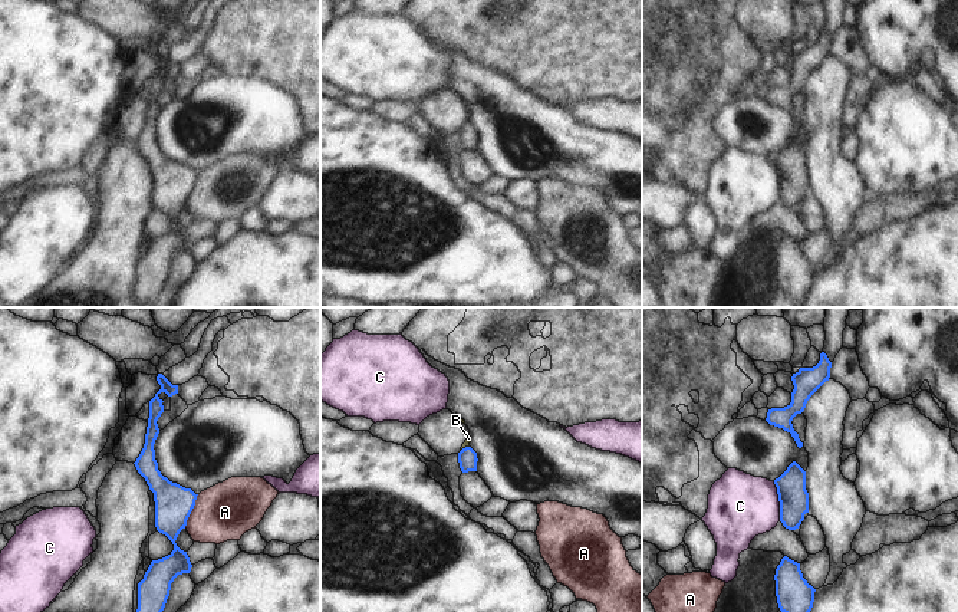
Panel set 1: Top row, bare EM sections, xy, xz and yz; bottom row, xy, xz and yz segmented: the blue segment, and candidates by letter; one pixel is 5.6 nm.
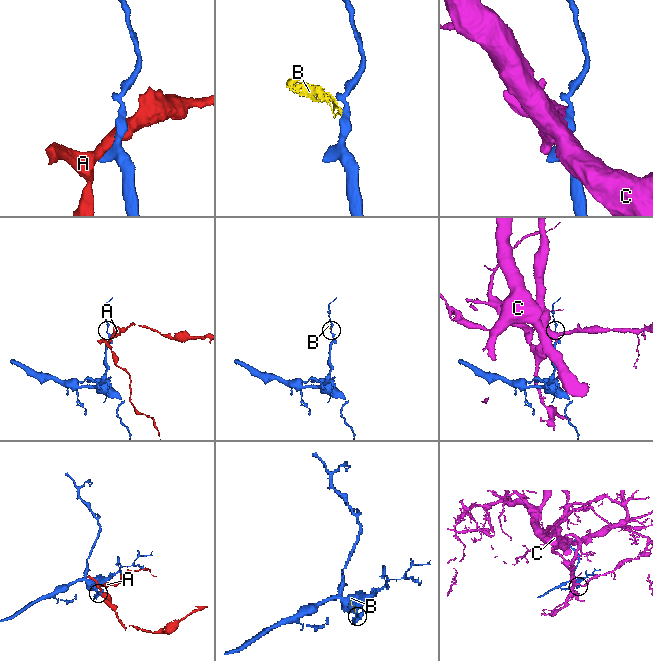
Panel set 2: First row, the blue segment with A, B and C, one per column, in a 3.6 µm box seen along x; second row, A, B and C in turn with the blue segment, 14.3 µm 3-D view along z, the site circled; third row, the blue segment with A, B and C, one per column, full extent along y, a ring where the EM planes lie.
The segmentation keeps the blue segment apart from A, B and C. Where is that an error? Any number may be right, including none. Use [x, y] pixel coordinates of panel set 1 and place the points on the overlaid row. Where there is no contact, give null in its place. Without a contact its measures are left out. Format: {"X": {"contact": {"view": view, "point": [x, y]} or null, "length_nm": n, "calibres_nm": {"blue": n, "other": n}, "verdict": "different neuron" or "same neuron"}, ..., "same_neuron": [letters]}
{"A": {"contact": {"view": "xy", "point": [191, 510]}, "length_nm": 200, "calibres_nm": {"blue": 220, "other": 320}, "verdict": "different neuron"}, "B": {"contact": {"view": "xz", "point": [466, 447]}, "length_nm": 50, "calibres_nm": {"blue": 110, "other": 30}, "verdict": "different neuron"}, "C": {"contact": {"view": "yz", "point": [779, 500]}, "length_nm": 220, "calibres_nm": {"blue": 170, "other": 360}, "verdict": "different neuron"}, "same_neuron": []}

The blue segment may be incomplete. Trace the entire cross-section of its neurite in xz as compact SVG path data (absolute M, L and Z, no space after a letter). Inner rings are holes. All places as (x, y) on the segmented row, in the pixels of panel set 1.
M465 447L458 453L458 463L462 473L477 471L477 453L471 447Z

